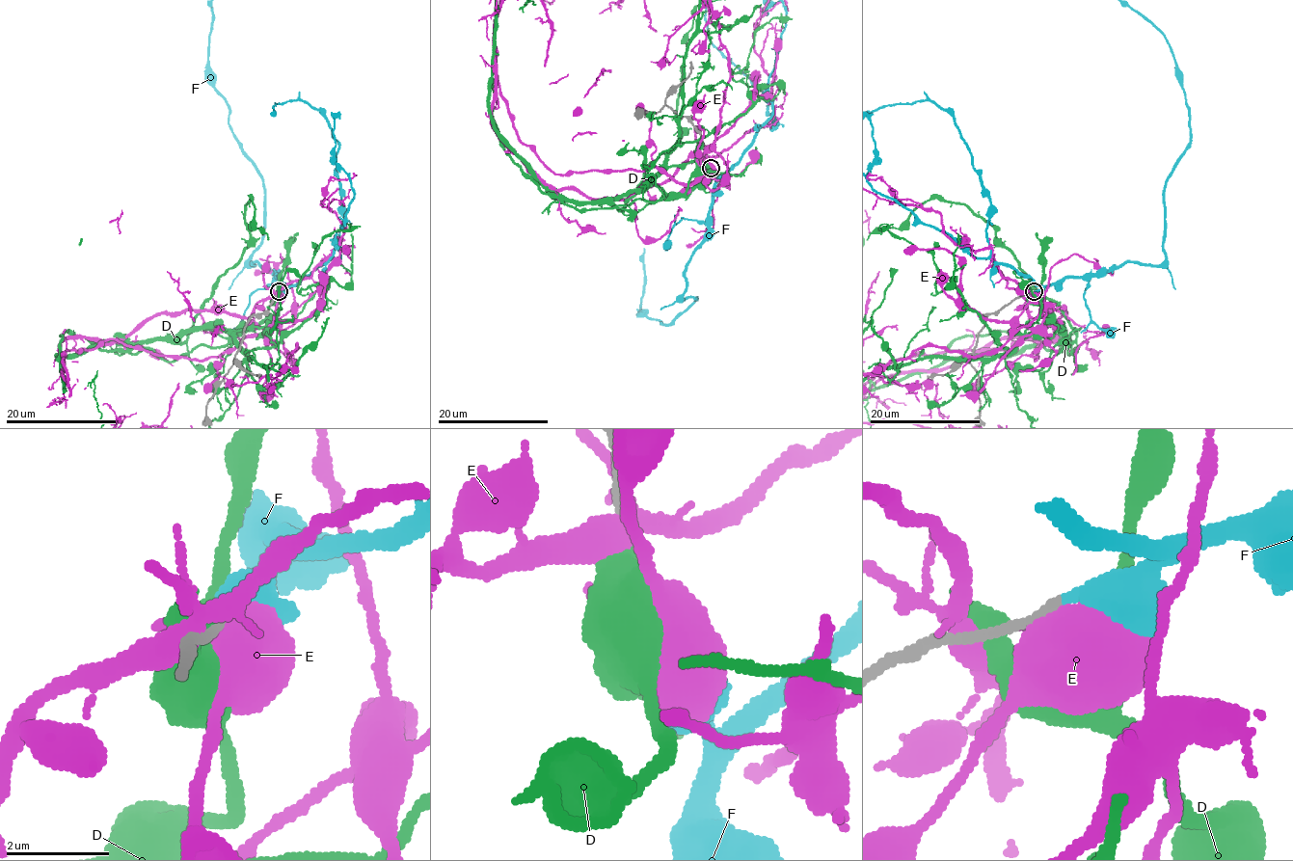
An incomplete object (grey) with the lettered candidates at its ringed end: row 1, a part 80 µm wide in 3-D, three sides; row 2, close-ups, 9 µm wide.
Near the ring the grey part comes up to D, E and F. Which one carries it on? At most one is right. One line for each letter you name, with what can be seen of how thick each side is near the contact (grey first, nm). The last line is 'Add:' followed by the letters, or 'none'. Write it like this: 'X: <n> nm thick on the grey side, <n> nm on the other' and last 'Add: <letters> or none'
F: 200 nm thick on the grey side, 400 nm on the other
Add: F

